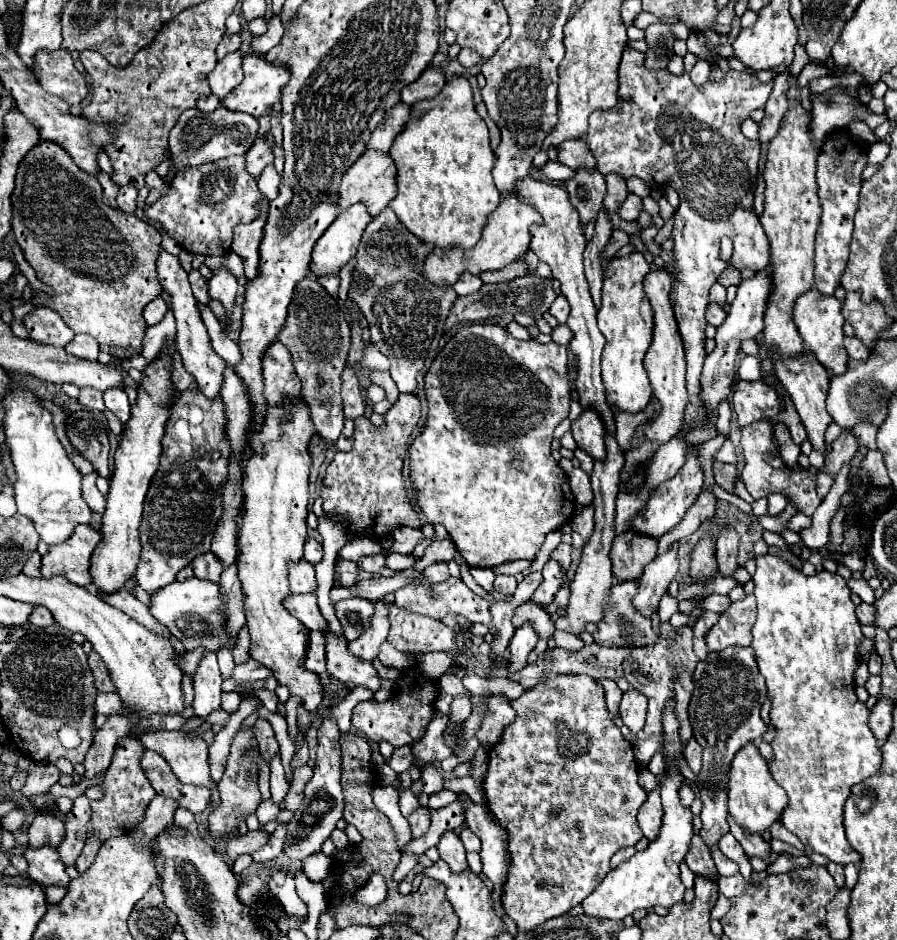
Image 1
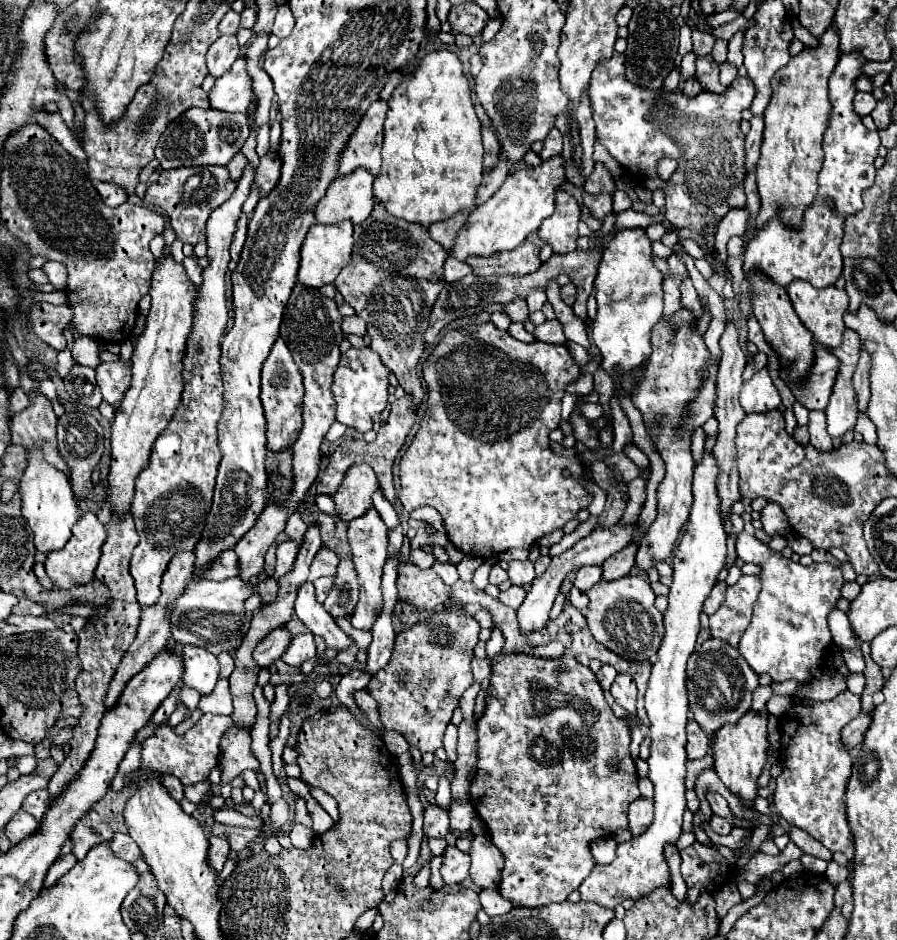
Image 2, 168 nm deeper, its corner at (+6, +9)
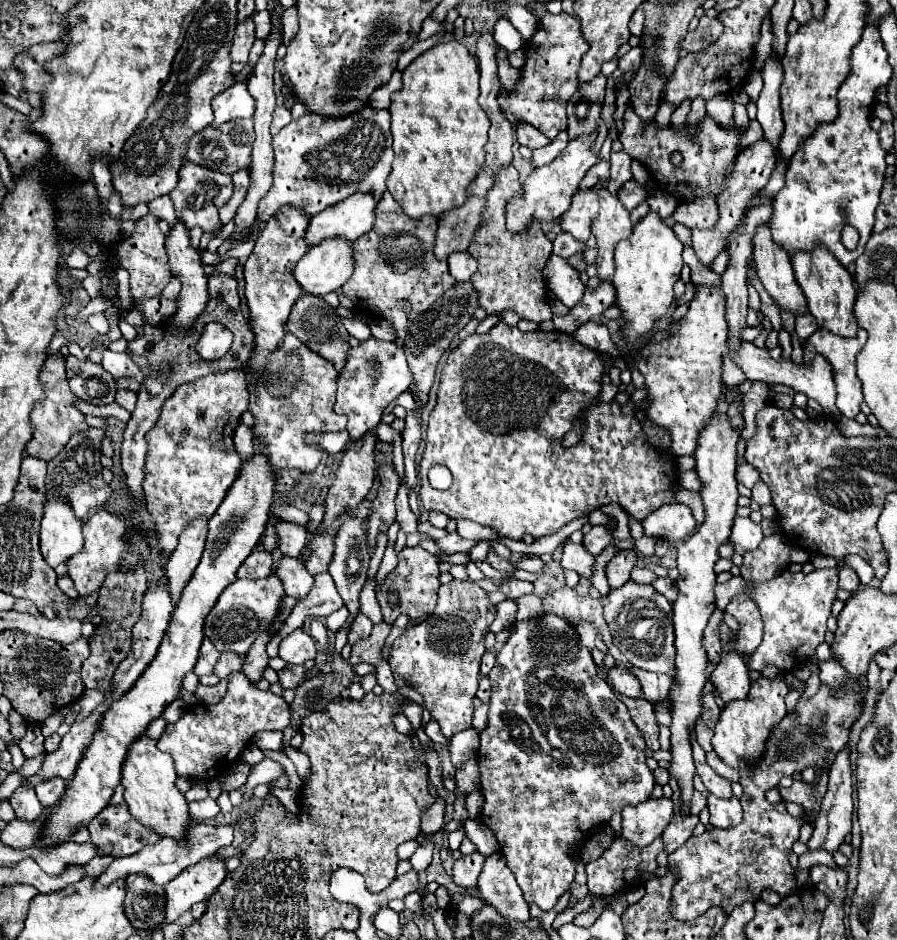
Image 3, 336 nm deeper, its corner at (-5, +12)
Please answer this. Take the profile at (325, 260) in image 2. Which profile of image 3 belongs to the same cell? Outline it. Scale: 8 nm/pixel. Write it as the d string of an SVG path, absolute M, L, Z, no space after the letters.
M336 236L336 238L326 238L316 246L310 246L308 252L304 254L304 258L296 264L294 278L298 280L298 284L302 286L304 292L314 294L314 296L324 296L328 292L340 290L344 286L344 282L352 276L354 266L356 266L356 260L354 260L352 242L348 238Z

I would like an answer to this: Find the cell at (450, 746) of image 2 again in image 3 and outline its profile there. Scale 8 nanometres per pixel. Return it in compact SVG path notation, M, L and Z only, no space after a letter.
M468 758L460 768L456 768L456 792L472 792L480 787L478 760Z

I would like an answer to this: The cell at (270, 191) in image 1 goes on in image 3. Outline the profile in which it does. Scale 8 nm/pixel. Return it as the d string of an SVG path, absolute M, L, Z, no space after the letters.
M278 106L276 112L274 112L274 118L272 118L272 124L270 124L270 132L272 136L276 136L288 122L290 122L290 110L284 108L284 106Z

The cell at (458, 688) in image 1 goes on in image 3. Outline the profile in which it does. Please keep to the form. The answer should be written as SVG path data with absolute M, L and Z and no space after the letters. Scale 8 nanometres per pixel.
M470 726L470 728L462 730L462 732L458 732L458 734L452 738L452 744L450 744L452 764L458 768L464 760L474 758L476 752L478 752L478 746L480 746L480 738L478 738L476 728Z

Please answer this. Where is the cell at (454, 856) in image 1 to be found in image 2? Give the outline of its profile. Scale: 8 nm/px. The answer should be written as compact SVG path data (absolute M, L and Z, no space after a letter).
M447 847L441 865L441 875L445 885L461 883L469 875L469 861L471 857L467 853L461 853L457 847Z

